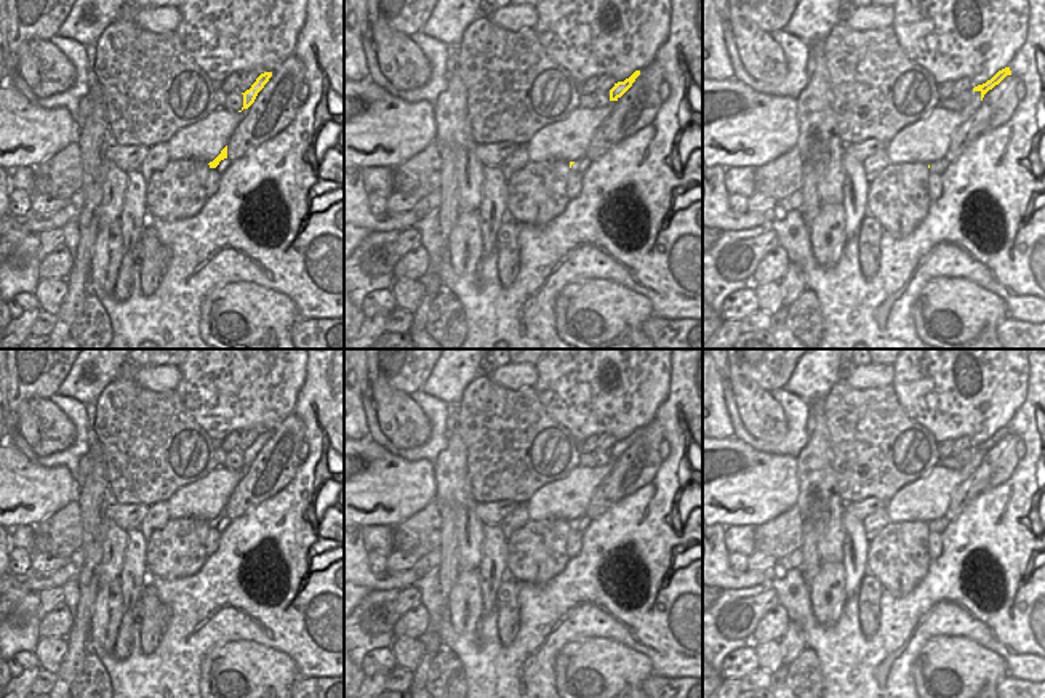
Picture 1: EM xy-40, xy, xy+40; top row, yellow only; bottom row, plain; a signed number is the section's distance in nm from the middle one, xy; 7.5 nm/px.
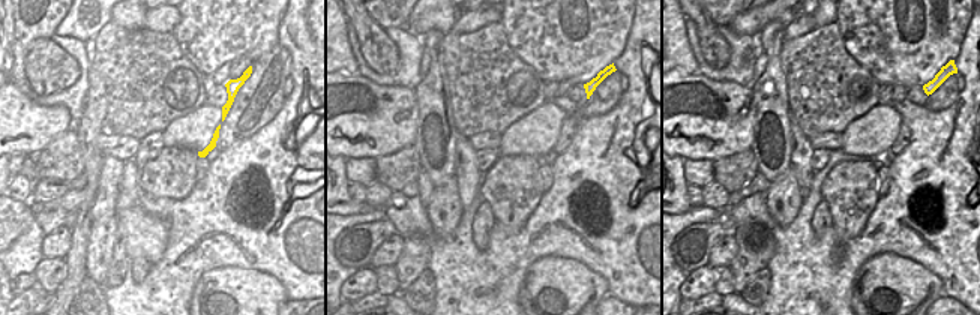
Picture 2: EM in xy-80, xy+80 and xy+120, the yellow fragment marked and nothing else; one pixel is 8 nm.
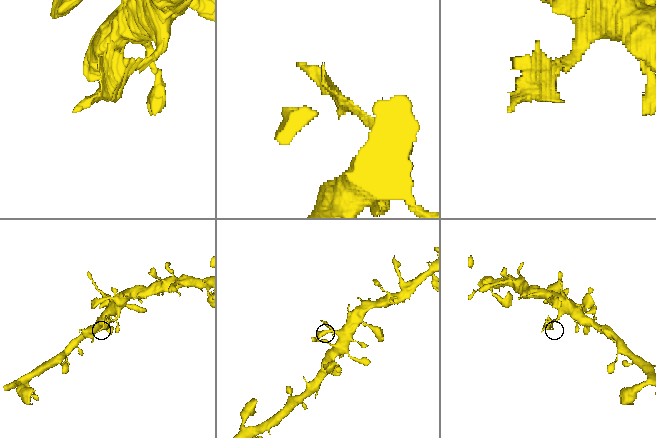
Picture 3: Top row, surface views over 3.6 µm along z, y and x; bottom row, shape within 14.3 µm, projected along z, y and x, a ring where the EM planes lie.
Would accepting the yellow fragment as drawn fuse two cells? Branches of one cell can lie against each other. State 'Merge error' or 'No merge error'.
Merge error

